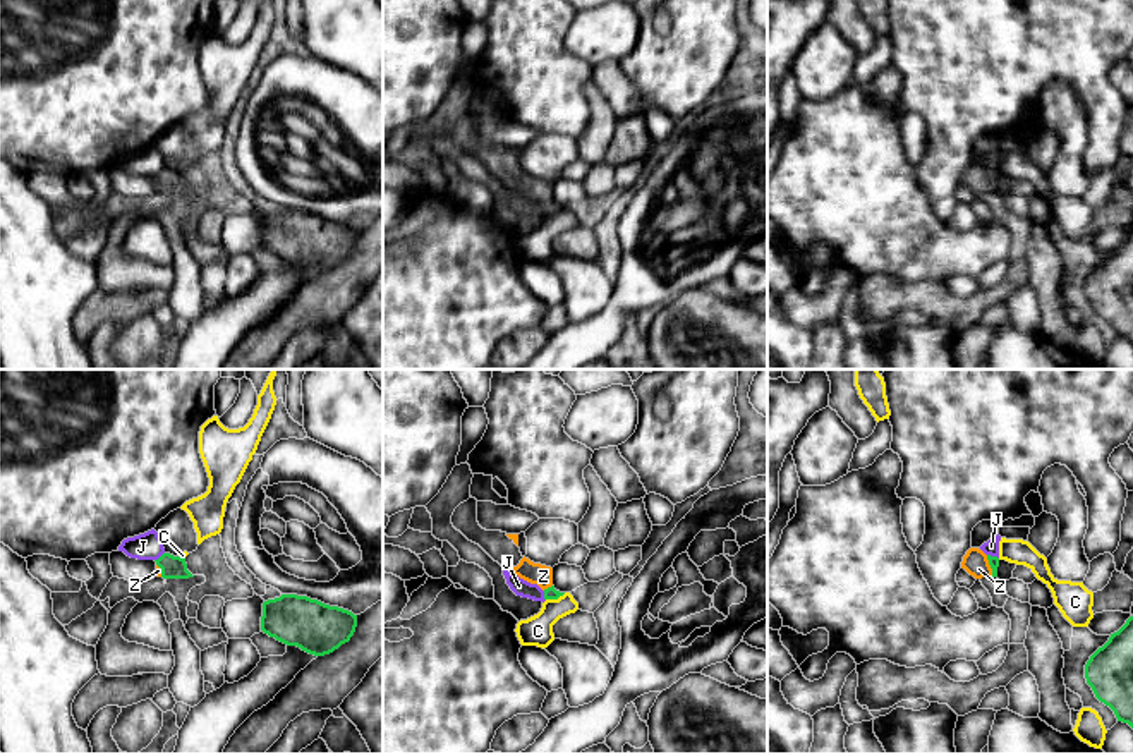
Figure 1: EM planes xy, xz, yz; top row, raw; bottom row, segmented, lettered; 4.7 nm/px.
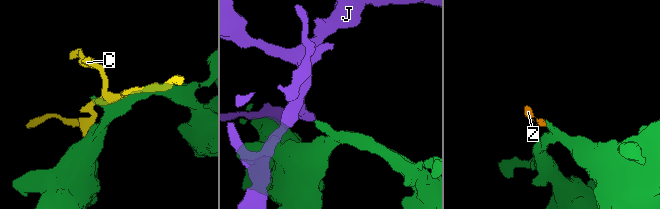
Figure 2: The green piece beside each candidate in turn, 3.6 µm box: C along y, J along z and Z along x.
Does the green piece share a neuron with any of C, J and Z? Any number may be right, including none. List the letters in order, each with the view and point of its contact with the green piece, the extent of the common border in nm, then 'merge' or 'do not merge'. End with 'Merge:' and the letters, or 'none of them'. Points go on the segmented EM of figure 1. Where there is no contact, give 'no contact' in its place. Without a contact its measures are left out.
C: xz (555, 598) | 100 nm | do not merge
J: xy (160, 557) | 60 nm | do not merge
Z: xz (548, 588) | 50 nm | merge
Merge: Z

